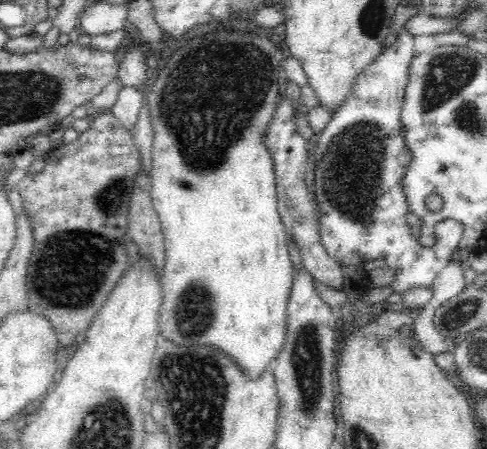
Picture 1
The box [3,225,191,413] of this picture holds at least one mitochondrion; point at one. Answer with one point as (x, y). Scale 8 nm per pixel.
(71, 265)

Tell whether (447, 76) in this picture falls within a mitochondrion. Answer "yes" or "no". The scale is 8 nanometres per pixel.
yes

